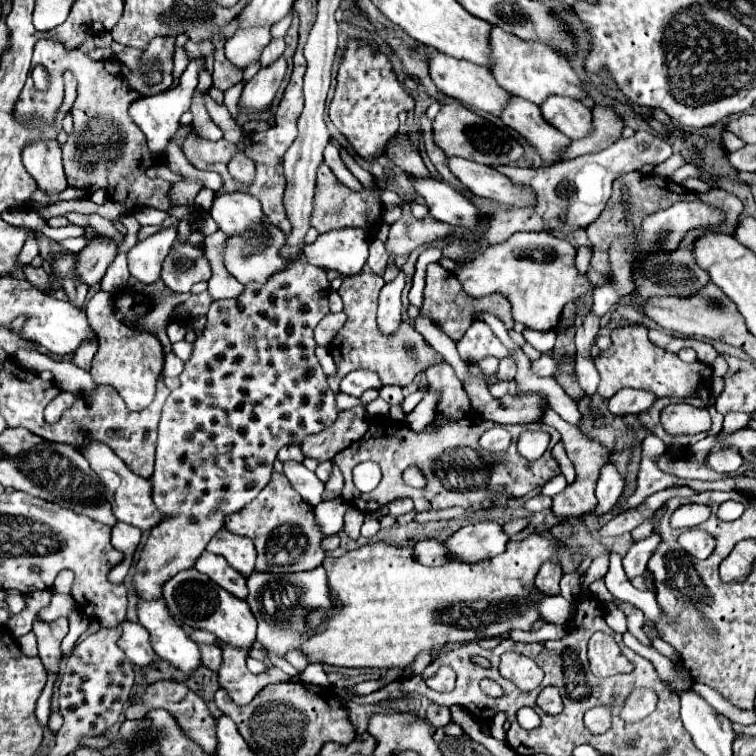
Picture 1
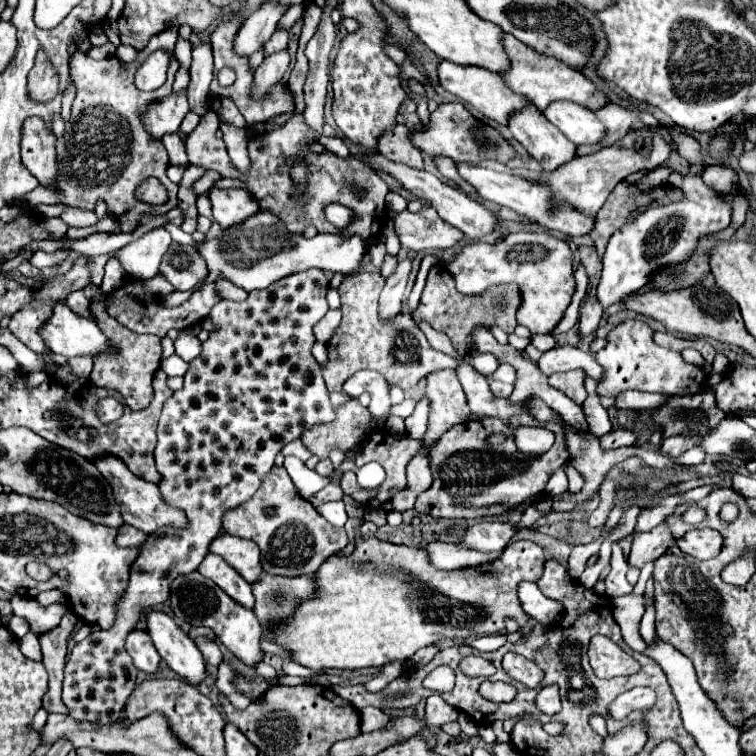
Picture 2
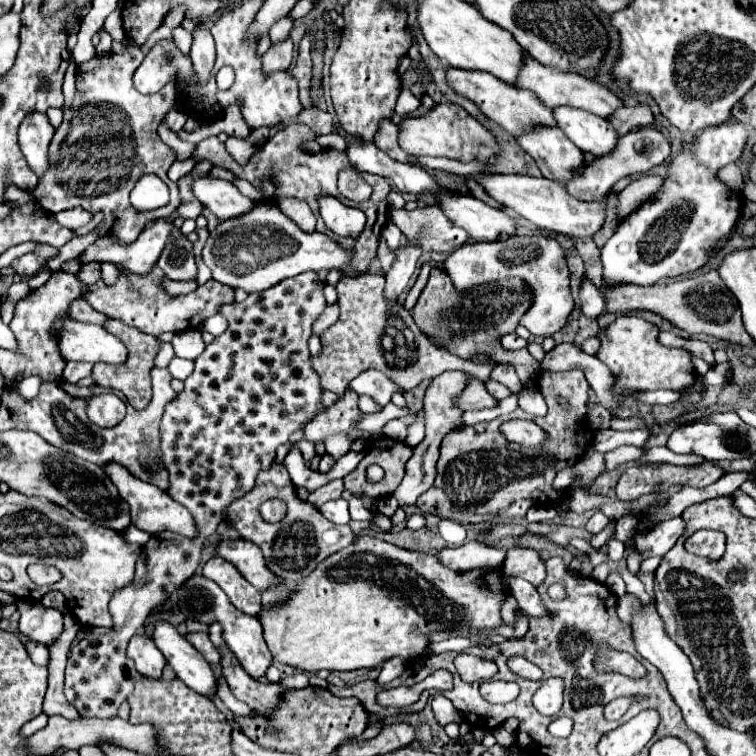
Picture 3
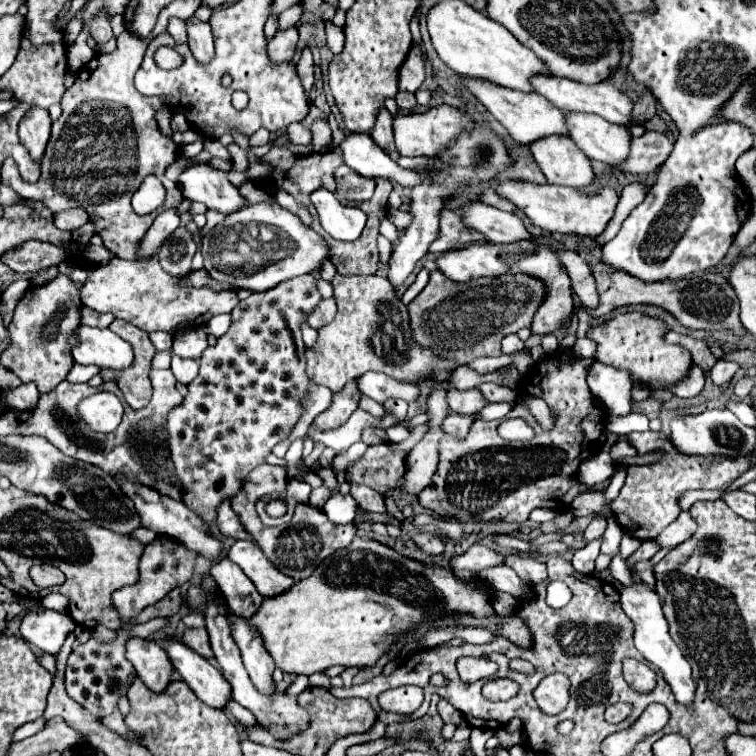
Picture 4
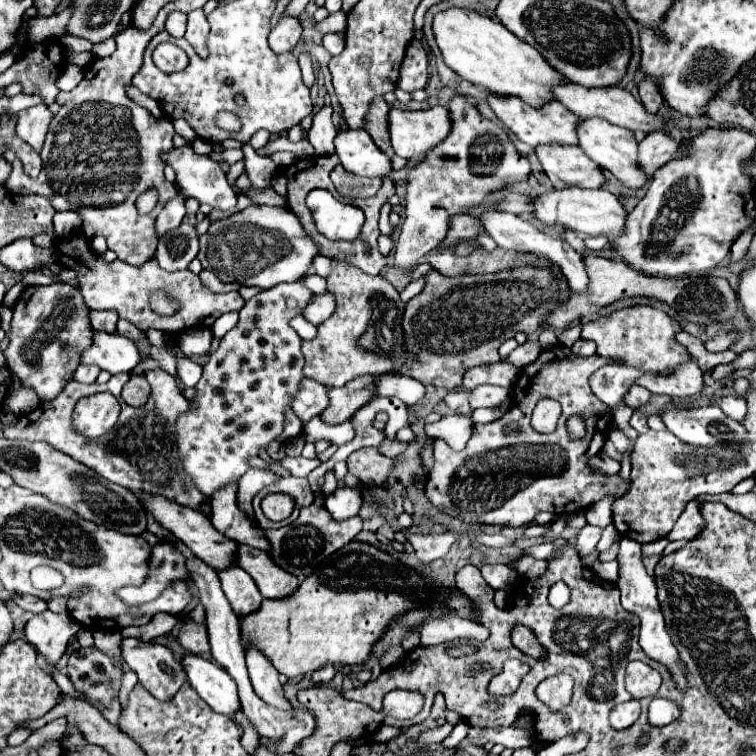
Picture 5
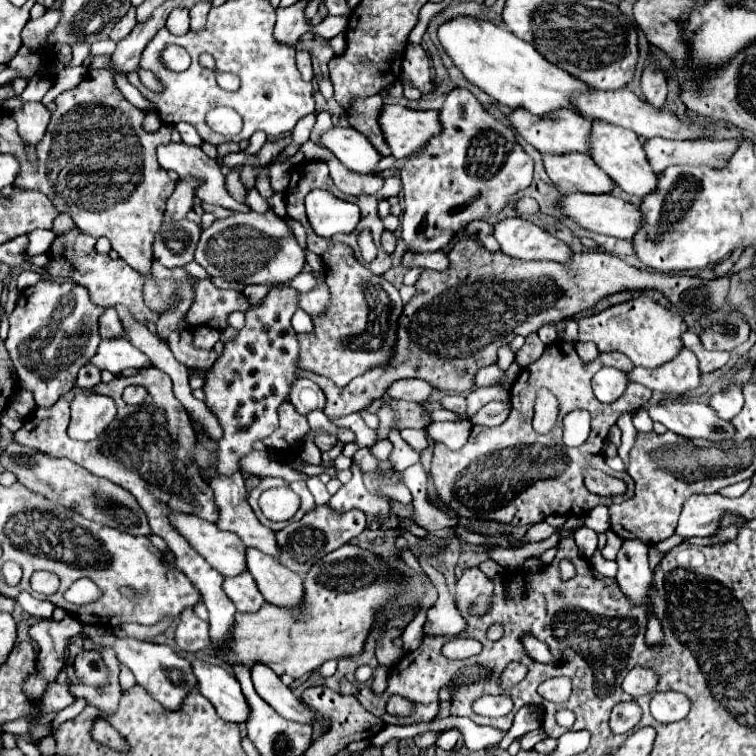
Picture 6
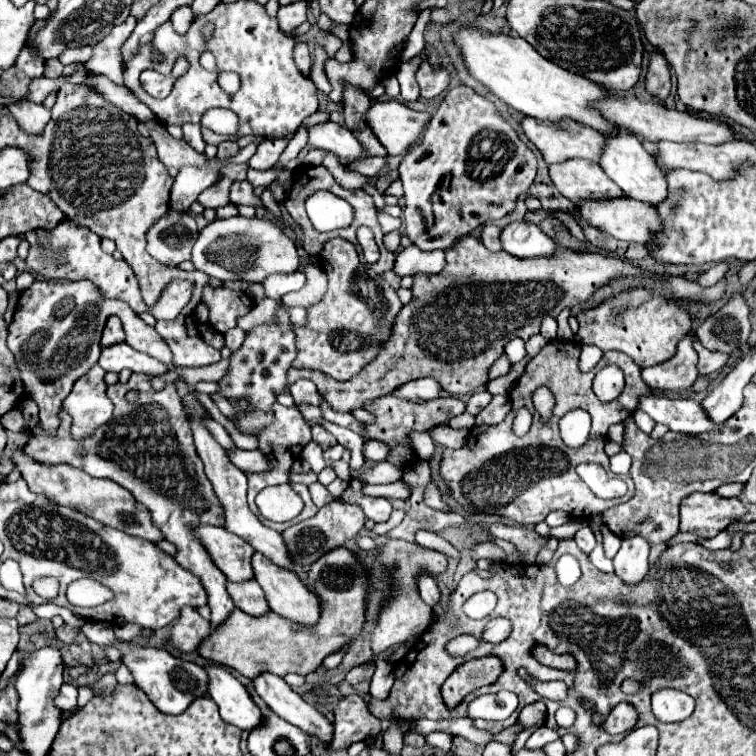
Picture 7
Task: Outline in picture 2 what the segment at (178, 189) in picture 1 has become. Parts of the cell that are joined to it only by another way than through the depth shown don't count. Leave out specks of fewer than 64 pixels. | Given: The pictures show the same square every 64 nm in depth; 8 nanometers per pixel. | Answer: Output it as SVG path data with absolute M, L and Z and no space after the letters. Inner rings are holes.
M208 170L202 178L198 178L198 180L192 184L194 194L208 192L208 188L212 188L212 182L214 182L214 180L218 180L218 178L222 178L222 176L220 176L220 174L216 174L216 172L212 172L212 170Z

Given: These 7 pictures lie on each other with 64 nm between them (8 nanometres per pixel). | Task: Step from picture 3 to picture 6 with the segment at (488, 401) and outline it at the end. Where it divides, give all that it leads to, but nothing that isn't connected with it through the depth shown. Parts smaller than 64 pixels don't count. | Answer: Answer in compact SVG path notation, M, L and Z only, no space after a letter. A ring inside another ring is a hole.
M448 394L442 398L442 406L446 410L456 412L456 414L464 414L466 412L466 398L462 394Z

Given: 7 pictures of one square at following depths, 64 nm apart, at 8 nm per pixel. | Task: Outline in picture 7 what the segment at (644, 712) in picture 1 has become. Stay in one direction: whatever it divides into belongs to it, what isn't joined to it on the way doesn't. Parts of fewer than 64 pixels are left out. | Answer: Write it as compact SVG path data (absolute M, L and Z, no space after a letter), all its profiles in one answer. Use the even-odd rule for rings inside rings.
M620 702L608 714L608 718L604 722L604 730L610 734L624 734L624 732L632 730L636 726L636 722L638 722L636 708L628 702Z

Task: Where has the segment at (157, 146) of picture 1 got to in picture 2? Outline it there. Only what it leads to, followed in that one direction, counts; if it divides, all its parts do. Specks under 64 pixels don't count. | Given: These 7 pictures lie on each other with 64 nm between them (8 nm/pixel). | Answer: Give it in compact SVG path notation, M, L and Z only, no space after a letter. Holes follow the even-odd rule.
M188 88L182 92L172 92L164 100L156 100L148 104L144 112L140 112L140 120L152 140L162 140L166 134L178 132L182 118L188 112Z

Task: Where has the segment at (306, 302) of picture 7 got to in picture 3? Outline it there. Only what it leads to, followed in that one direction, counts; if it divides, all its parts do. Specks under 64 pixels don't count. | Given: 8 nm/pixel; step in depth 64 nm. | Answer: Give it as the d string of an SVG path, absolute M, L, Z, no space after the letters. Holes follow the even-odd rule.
M334 304L334 306L326 306L326 310L318 316L318 320L316 320L314 326L312 326L314 334L316 334L316 336L322 336L332 324L336 324L338 316L340 316L340 308L338 308L336 304Z

